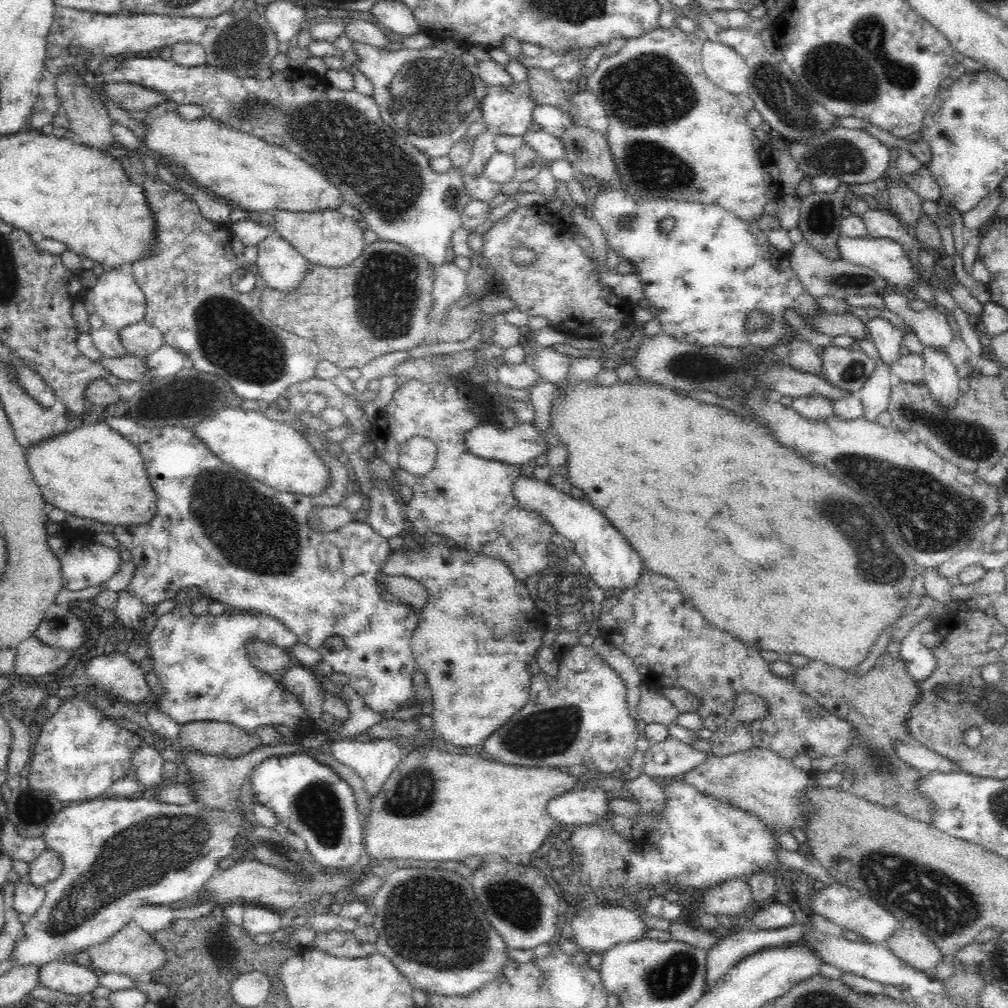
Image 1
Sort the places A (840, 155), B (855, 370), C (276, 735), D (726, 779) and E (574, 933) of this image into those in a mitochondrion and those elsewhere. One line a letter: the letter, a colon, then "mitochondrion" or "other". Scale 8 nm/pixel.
A: mitochondrion
B: mitochondrion
C: other
D: mitochondrion
E: other

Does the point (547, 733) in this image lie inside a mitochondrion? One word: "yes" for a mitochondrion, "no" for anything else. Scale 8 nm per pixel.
yes

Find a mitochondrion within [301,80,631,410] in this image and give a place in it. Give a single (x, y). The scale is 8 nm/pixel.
(389, 287)

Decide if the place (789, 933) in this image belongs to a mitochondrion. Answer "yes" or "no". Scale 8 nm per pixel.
no

